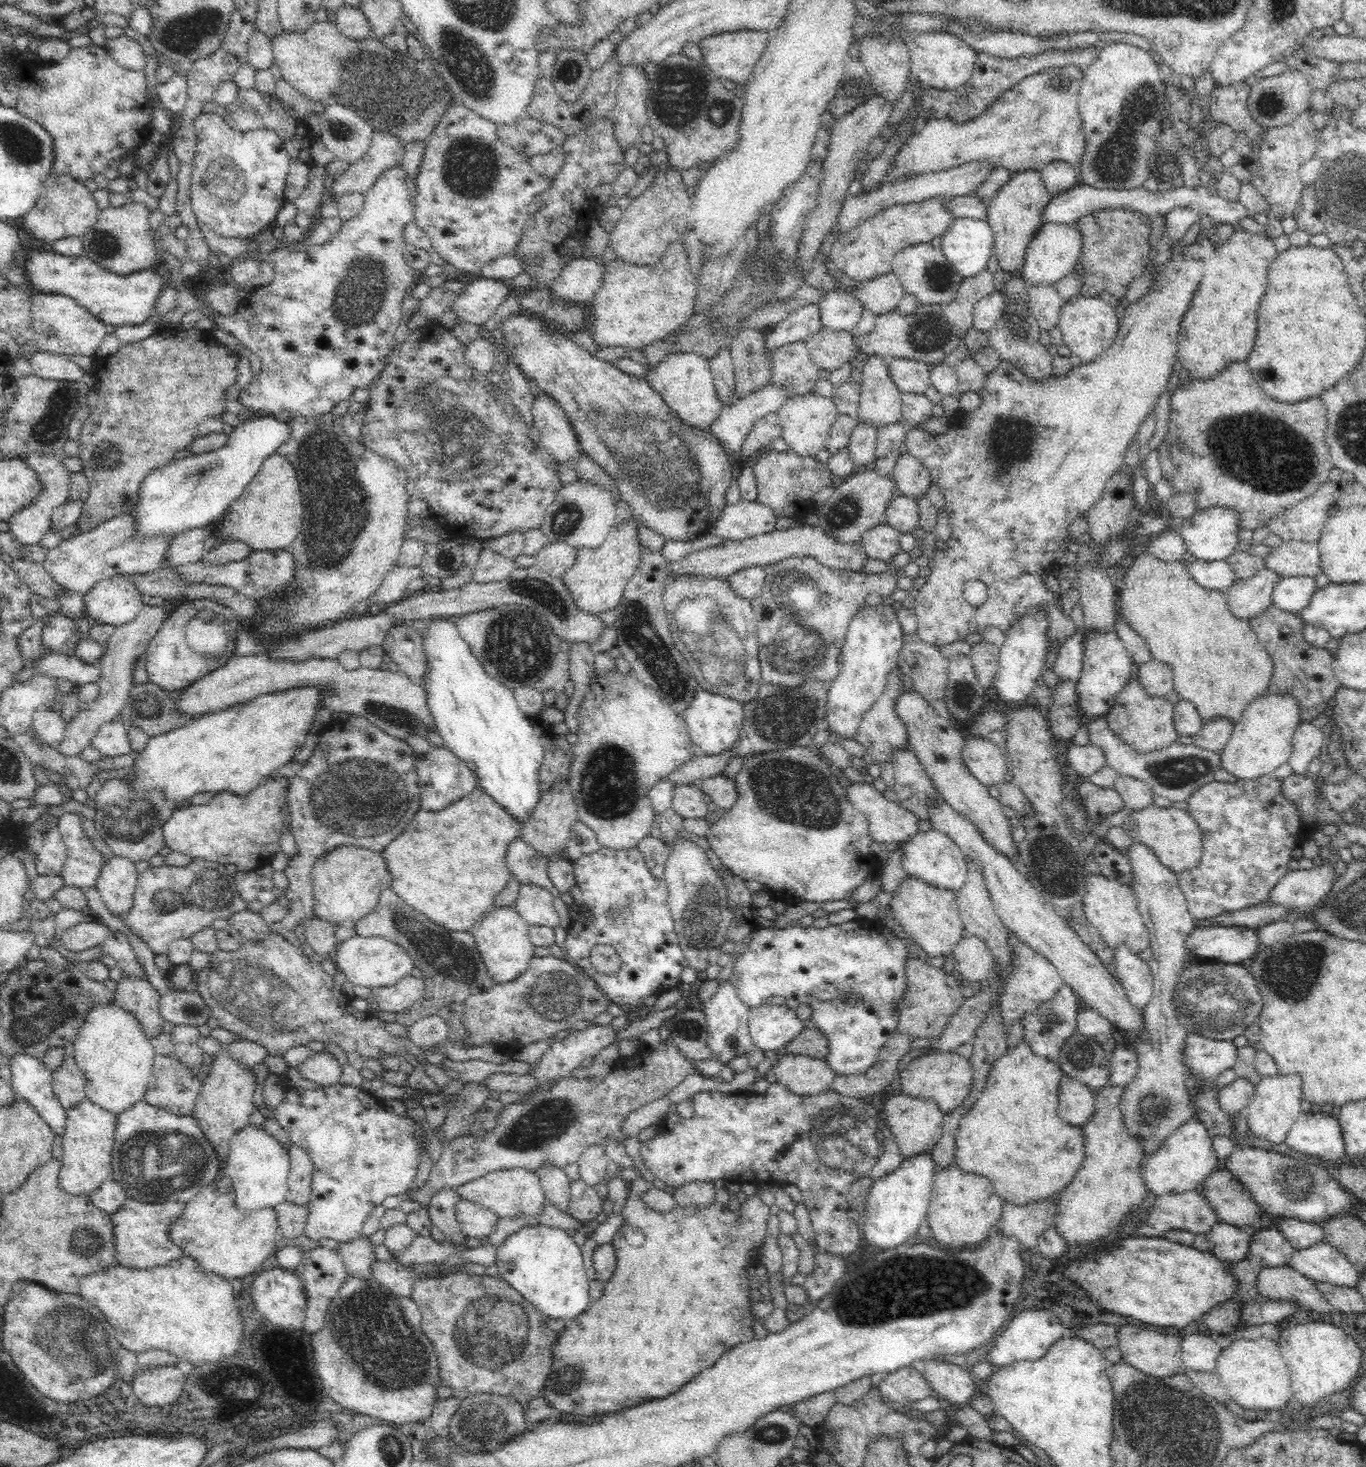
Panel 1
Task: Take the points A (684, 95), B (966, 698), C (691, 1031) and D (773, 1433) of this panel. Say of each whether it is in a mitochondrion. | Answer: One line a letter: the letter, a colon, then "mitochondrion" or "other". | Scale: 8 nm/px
A: mitochondrion
B: mitochondrion
C: mitochondrion
D: mitochondrion

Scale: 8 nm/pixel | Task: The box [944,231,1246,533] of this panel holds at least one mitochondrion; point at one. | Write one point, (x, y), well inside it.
(1012, 440)

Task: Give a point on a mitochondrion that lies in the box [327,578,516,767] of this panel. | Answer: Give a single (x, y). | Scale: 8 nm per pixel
(402, 720)

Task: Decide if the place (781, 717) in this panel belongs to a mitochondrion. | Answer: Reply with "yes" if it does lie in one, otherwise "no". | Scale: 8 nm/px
yes

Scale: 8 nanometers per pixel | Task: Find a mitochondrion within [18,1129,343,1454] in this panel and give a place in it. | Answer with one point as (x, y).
(73, 1341)

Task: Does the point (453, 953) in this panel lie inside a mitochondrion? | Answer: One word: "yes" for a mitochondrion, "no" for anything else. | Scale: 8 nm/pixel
yes

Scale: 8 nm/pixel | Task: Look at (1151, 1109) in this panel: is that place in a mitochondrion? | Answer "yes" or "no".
yes

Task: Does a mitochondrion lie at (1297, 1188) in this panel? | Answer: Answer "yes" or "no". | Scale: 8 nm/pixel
yes

